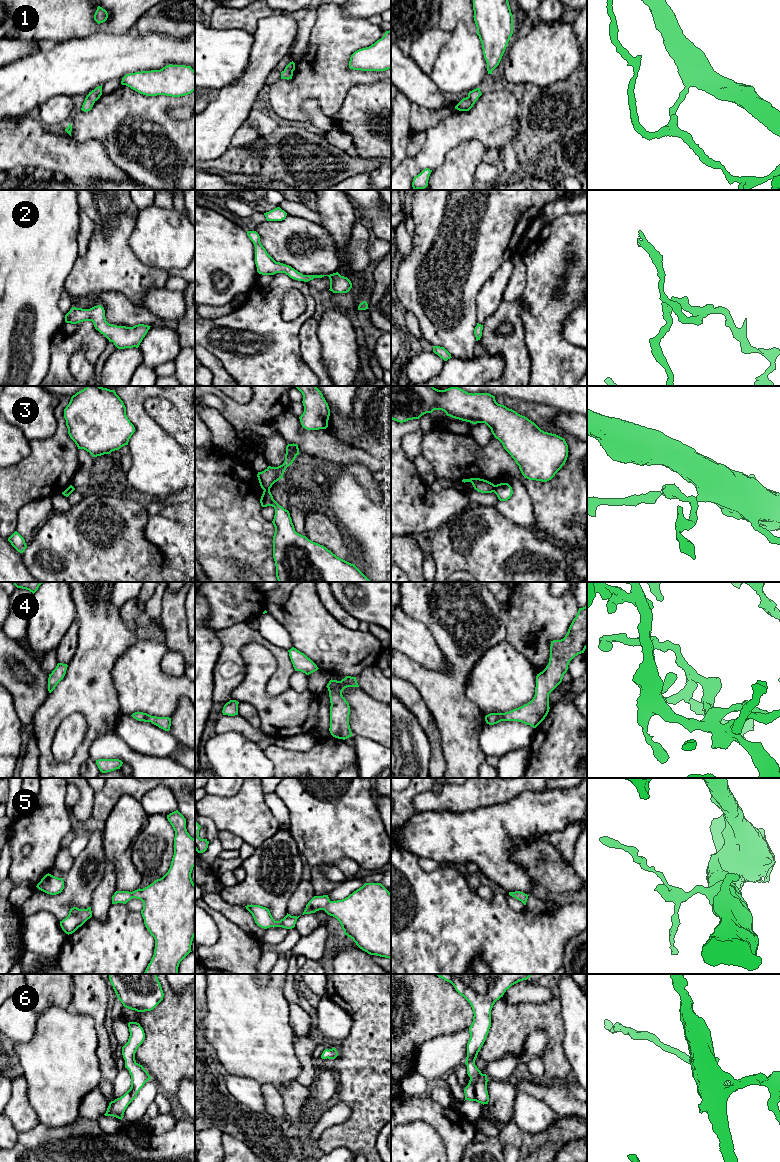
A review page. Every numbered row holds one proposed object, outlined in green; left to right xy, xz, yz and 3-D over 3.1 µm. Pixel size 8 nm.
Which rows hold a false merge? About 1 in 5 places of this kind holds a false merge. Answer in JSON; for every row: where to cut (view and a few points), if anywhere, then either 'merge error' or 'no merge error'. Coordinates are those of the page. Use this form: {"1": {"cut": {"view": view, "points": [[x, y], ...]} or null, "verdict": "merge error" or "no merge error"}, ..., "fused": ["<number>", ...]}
{"1": {"cut": {"view": "xy", "points": [[86, 96], [94, 102]]}, "verdict": "merge error"}, "2": {"cut": null, "verdict": "no merge error"}, "3": {"cut": {"view": "yz", "points": [[495, 485], [493, 491]]}, "verdict": "merge error"}, "4": {"cut": null, "verdict": "no merge error"}, "5": {"cut": null, "verdict": "no merge error"}, "6": {"cut": null, "verdict": "no merge error"}, "fused": ["1", "3"]}

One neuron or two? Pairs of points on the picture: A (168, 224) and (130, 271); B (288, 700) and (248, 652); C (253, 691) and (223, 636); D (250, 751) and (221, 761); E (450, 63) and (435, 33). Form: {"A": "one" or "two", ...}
{"A": "two", "B": "one", "C": "two", "D": "one", "E": "two"}

